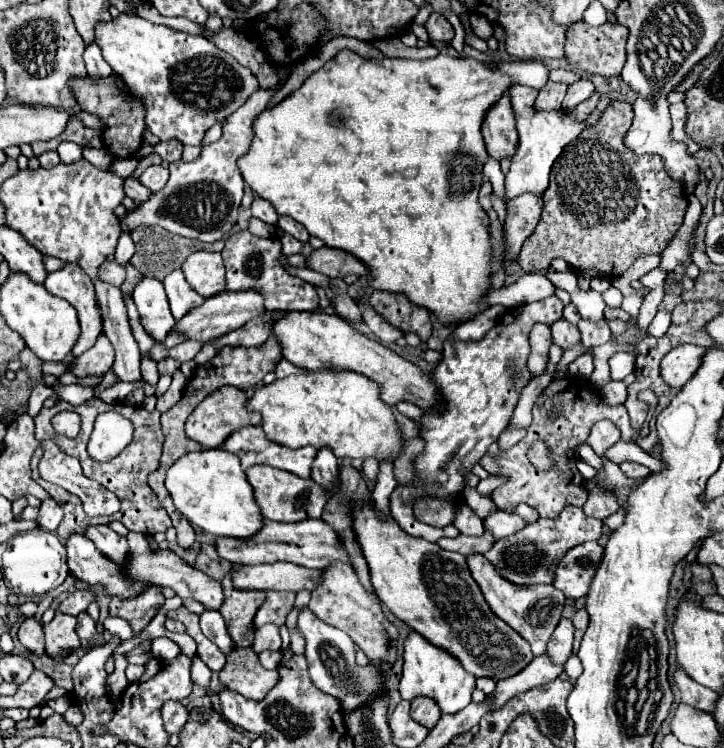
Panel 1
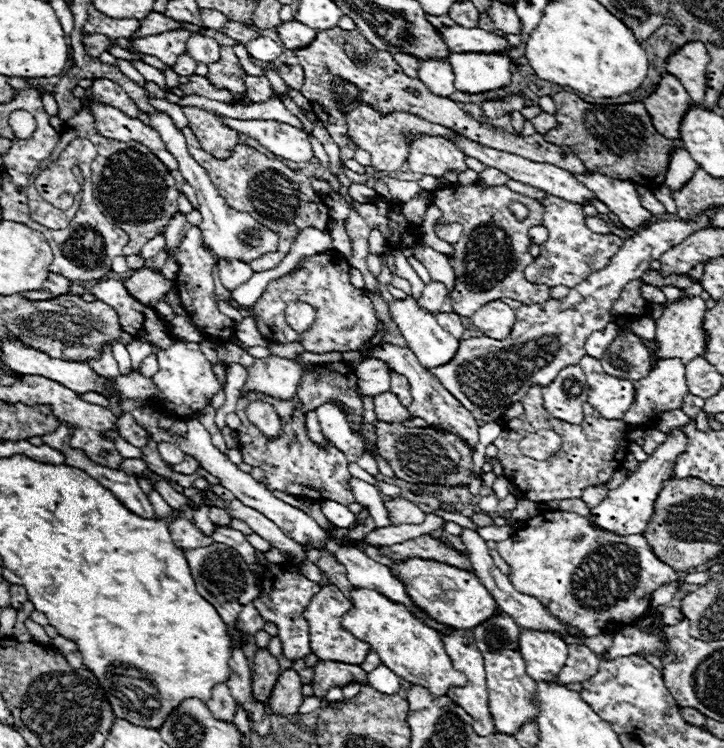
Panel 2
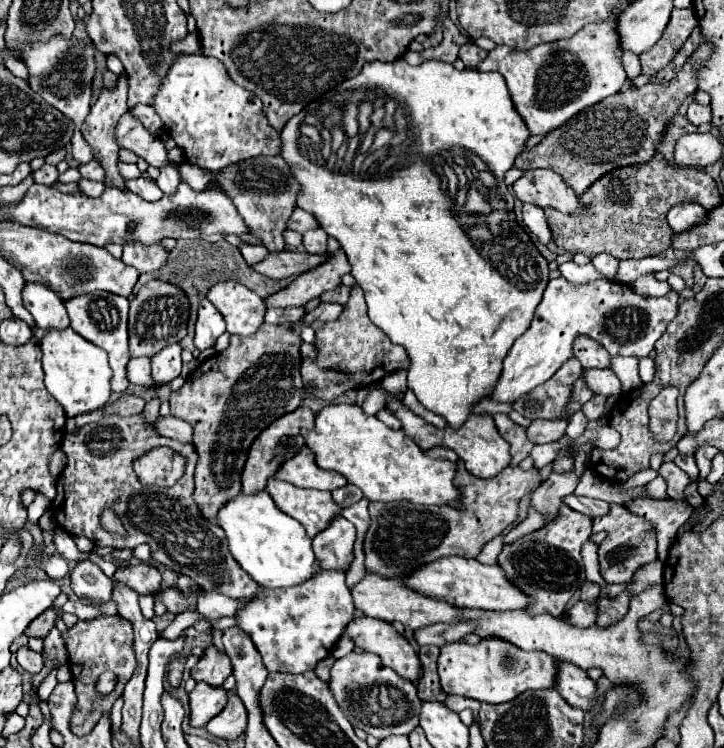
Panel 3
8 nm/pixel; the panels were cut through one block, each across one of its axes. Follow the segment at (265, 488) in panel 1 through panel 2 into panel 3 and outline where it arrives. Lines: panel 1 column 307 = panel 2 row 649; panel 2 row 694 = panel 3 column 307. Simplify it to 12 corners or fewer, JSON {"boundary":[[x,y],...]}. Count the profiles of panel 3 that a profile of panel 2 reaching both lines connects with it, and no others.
{"boundary":[[276,478],[266,490],[310,538],[342,512],[330,492]]}

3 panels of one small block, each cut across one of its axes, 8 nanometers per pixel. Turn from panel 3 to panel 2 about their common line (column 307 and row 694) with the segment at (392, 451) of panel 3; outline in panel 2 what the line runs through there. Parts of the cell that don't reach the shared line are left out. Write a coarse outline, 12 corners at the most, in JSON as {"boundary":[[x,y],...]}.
{"boundary":[[350,590],[344,628],[410,684],[464,686],[434,628],[404,604]]}

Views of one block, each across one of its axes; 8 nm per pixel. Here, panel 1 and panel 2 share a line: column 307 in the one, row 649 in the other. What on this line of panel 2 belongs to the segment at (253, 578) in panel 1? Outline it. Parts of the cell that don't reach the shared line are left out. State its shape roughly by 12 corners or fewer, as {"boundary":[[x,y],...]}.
{"boundary":[[568,646],[558,674],[562,684],[584,682],[600,658],[586,646]]}

